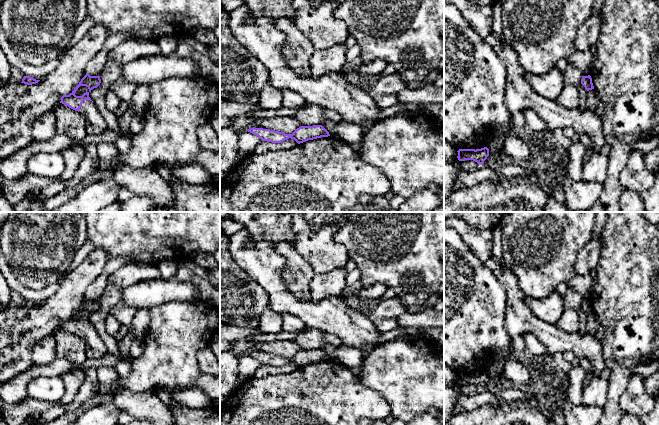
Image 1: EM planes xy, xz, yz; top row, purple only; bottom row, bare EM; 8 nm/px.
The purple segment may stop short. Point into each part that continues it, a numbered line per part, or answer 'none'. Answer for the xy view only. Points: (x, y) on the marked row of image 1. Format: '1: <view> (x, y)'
1: xy (95, 123)

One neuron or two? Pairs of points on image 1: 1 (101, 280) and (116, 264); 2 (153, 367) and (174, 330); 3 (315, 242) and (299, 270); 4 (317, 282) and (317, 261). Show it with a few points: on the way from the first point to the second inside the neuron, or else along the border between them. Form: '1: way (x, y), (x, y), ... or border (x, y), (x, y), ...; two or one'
1: way (104, 276), (112, 268); one
2: way (162, 358), (170, 350), (173, 339); one
3: border (291, 246), (315, 273); two
4: border (340, 268), (315, 274); two

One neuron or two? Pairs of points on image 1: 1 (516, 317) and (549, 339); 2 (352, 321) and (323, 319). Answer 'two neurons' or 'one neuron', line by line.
1: one neuron
2: one neuron

